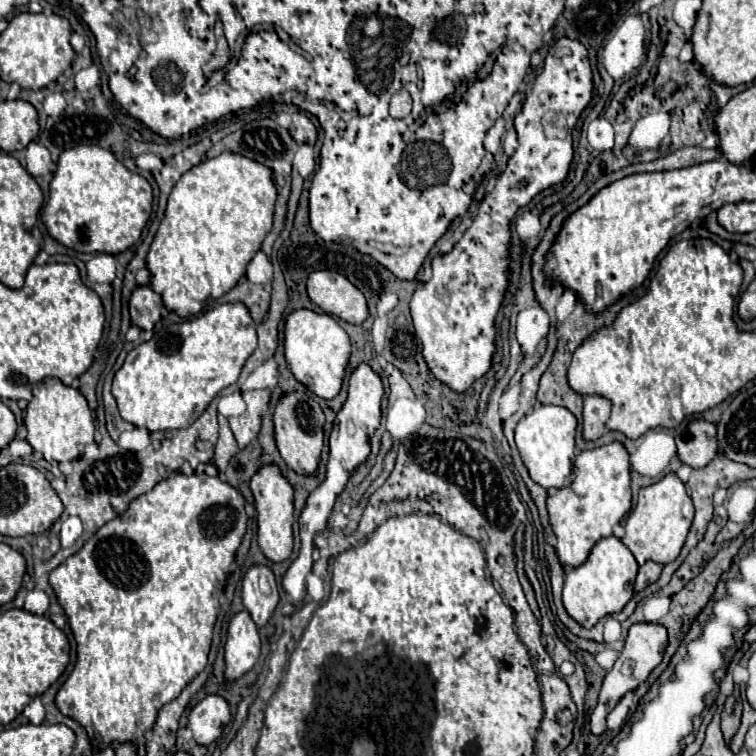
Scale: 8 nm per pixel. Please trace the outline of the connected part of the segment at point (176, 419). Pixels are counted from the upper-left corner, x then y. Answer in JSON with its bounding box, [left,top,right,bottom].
[112,304,256,432]

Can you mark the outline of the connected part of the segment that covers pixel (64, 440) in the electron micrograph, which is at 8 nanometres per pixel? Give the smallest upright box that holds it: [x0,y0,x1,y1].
[24,378,95,462]

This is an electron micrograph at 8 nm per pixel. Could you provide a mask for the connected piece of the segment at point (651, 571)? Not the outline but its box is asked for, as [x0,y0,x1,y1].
[634,562,662,592]

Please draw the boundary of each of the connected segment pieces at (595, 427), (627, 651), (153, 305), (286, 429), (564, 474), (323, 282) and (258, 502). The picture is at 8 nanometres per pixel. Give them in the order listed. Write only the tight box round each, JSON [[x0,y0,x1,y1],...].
[[582,396,610,440],[590,624,668,734],[130,286,162,332],[274,392,324,474],[516,406,576,488],[306,272,368,324],[250,464,294,562]]

